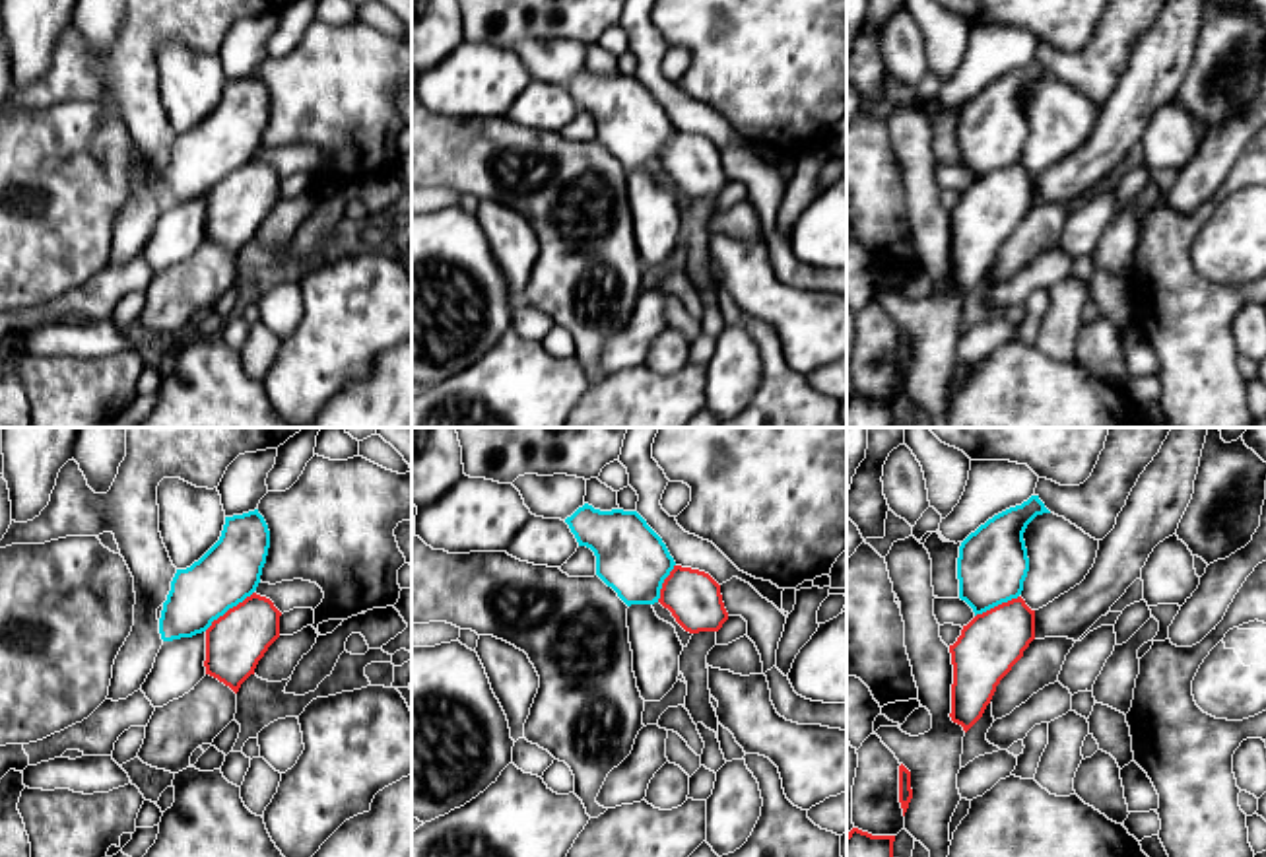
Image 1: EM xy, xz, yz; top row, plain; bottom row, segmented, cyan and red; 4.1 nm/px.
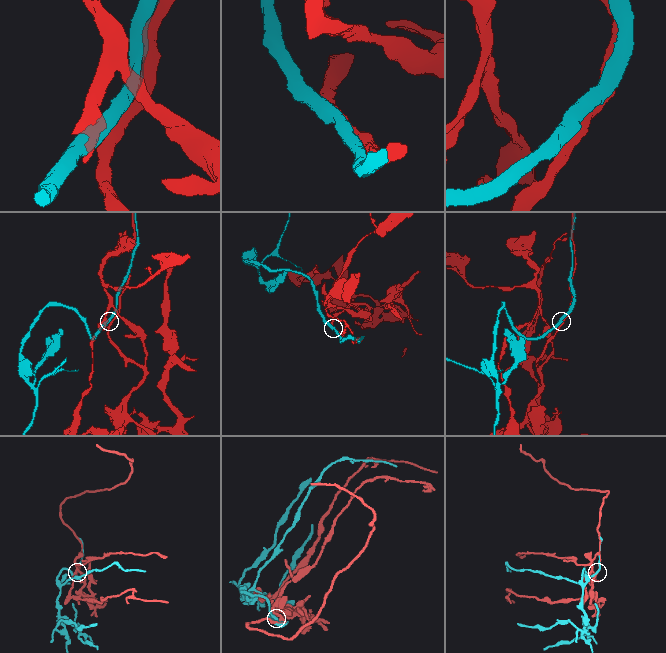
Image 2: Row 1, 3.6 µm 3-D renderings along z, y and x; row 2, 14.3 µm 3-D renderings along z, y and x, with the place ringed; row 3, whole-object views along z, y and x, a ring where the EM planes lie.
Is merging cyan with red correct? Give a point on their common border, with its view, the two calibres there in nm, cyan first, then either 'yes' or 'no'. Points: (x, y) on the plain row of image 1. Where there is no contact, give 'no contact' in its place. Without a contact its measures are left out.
meets cyan in xy at (228, 173); 260 nm thick on the cyan side, 240 nm on the other; yes

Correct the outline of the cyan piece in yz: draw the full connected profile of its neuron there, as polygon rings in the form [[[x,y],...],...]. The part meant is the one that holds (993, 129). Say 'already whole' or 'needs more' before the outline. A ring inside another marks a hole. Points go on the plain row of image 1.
needs more; [[[1031,60],[1021,70],[988,84],[959,111],[959,163],[973,173],[975,183],[963,190],[957,206],[950,210],[953,229],[950,282],[953,288],[961,290],[965,297],[983,282],[1000,245],[1035,204],[1035,175],[1031,175],[1019,159],[1029,136],[1023,97],[1027,89],[1043,78],[1050,76],[1039,60]]]

